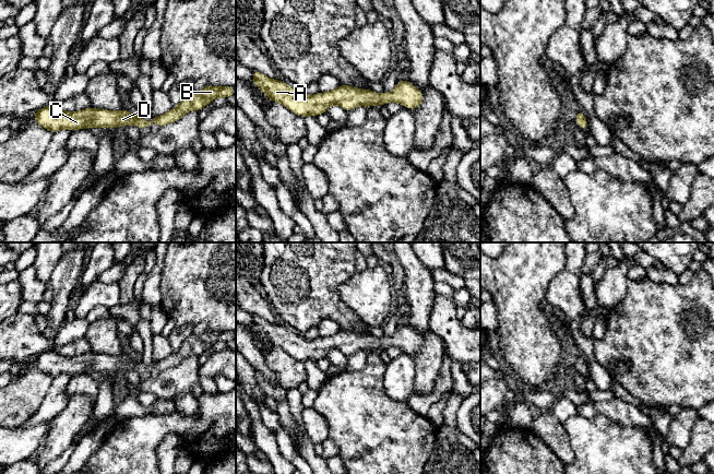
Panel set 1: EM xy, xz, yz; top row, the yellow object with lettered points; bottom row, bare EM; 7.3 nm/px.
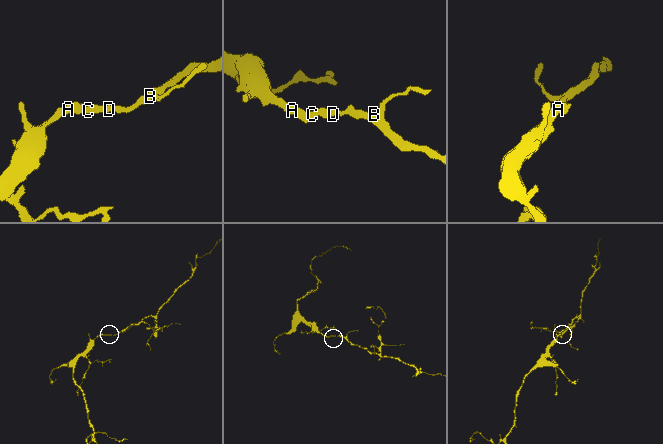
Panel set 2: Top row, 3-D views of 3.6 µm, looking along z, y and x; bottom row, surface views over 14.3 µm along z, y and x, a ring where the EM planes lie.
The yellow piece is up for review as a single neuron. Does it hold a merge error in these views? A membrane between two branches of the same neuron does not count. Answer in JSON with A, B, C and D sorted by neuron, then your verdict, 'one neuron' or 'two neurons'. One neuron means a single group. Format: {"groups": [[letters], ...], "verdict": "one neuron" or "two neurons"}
{"groups": [["A", "B", "C", "D"]], "verdict": "one neuron"}

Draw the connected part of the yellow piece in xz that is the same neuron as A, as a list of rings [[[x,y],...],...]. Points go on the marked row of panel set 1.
[[[252,71],[252,81],[266,94],[269,100],[279,102],[301,117],[317,117],[320,114],[325,114],[328,108],[334,104],[342,106],[346,111],[360,105],[370,107],[380,104],[385,105],[390,102],[416,109],[424,98],[420,90],[415,88],[406,79],[398,82],[394,91],[385,94],[378,94],[369,88],[358,90],[353,86],[340,85],[335,90],[318,93],[313,96],[308,96],[279,80],[271,80],[259,71]]]

